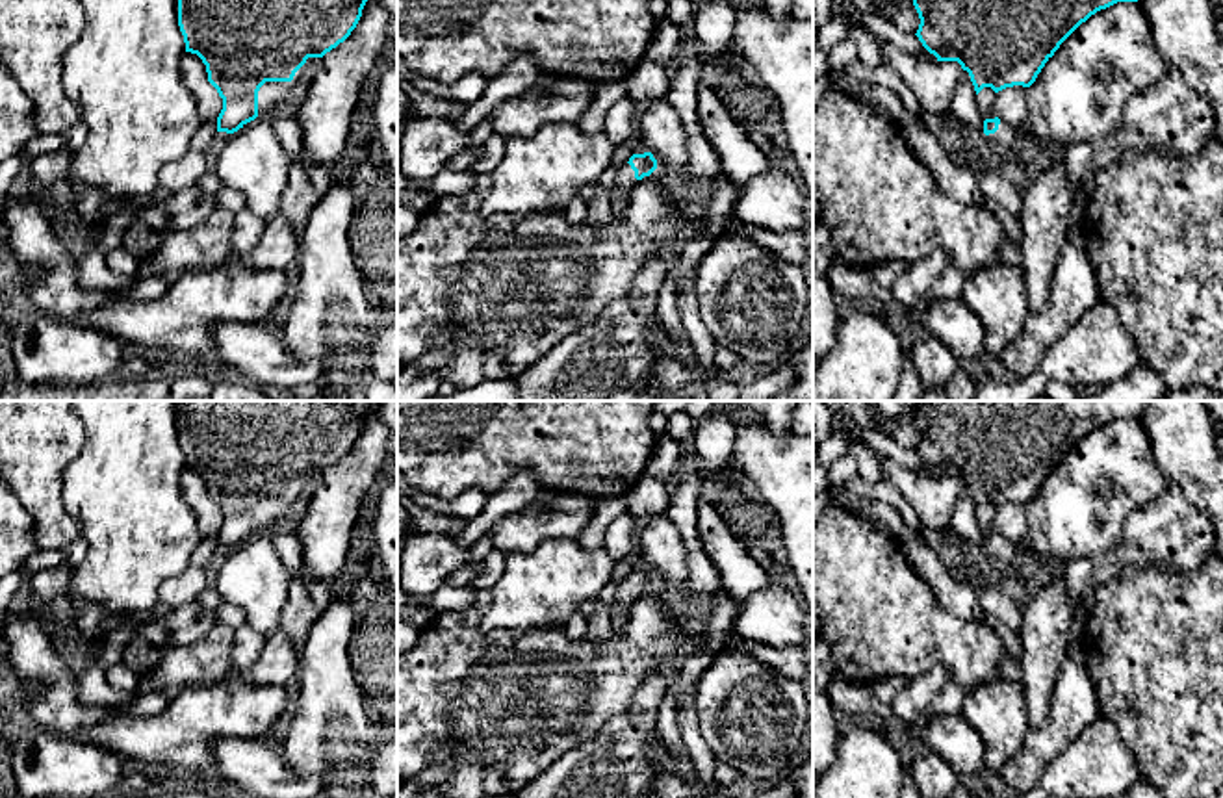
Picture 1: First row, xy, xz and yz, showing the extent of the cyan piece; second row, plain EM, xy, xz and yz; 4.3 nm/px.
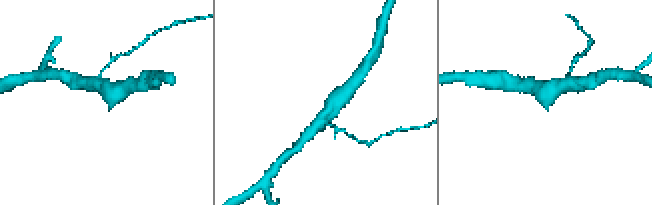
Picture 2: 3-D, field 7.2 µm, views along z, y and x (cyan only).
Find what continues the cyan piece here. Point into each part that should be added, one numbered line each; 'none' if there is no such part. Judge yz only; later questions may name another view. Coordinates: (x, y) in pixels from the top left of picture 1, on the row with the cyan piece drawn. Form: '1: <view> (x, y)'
1: yz (1014, 143)

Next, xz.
1: xz (626, 180)

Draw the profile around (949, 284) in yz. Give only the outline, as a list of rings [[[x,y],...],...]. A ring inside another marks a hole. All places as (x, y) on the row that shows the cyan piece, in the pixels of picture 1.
[[[948,267],[924,293],[922,304],[937,299],[956,299],[961,293],[965,273],[956,267]]]

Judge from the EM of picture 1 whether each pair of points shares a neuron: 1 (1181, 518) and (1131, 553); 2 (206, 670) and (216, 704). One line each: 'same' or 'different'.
1: same
2: different

